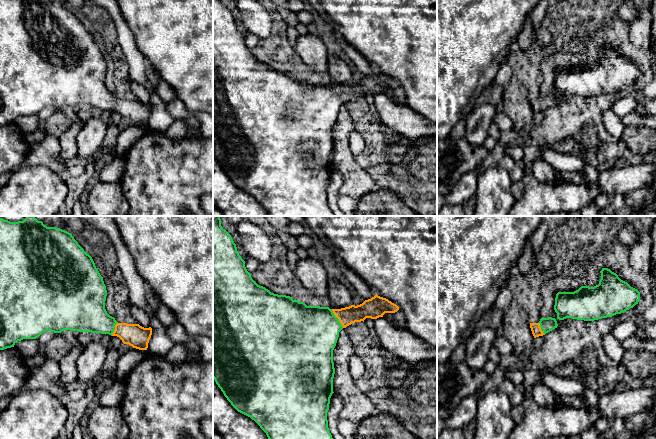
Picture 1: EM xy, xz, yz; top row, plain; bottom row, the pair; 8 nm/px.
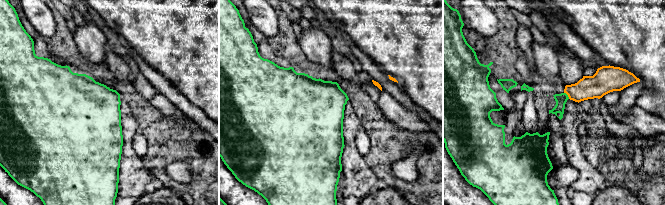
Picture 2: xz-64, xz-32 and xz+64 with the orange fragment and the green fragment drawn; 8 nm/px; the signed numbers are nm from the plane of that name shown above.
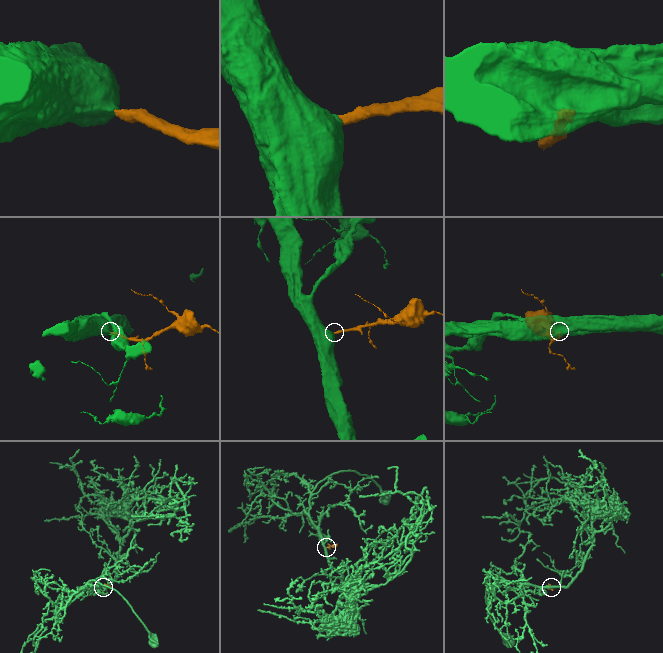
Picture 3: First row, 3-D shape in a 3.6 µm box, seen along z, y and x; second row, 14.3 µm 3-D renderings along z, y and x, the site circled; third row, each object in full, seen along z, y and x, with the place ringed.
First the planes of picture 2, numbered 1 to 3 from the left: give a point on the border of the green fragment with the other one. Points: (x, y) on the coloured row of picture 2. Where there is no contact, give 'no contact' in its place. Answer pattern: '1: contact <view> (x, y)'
1: no contact
2: no contact
3: contact xz+64 (567, 94)

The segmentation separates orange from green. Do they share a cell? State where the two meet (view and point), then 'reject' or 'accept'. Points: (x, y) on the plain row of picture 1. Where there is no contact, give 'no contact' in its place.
xz (337, 93) | accept

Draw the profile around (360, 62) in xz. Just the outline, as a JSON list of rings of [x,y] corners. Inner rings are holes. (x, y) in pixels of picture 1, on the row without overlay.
[[[338,35],[337,38],[342,52],[353,62],[357,71],[364,74],[364,76],[371,75],[376,69],[366,60],[365,57],[360,55],[346,40]]]

